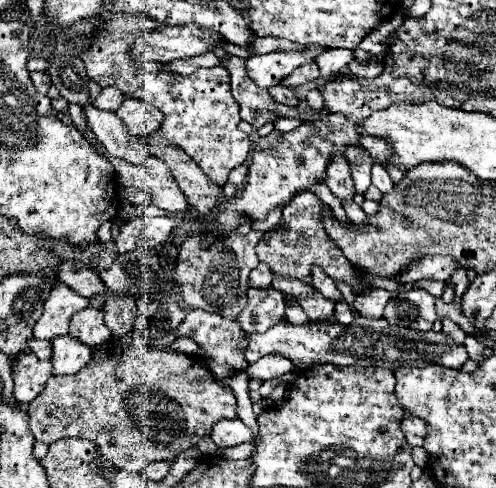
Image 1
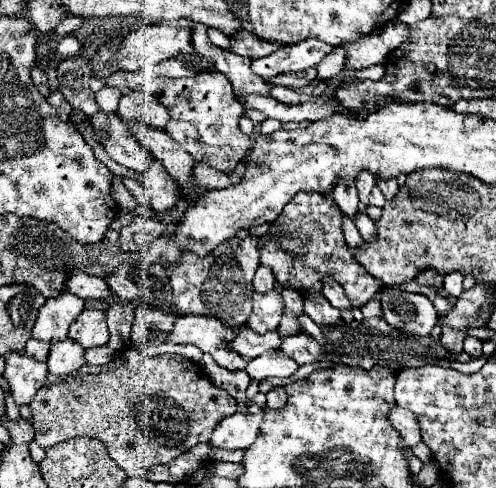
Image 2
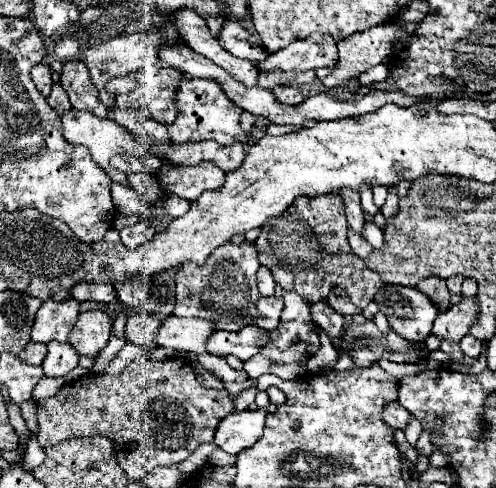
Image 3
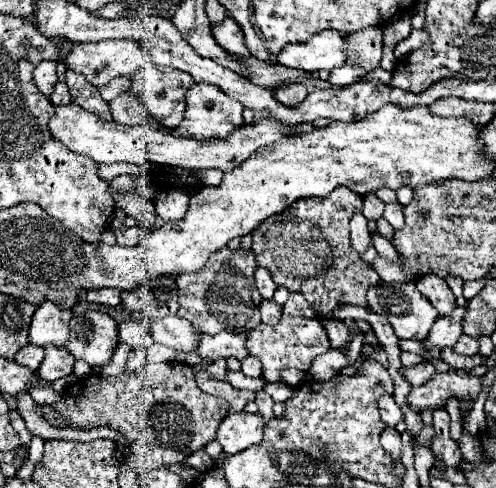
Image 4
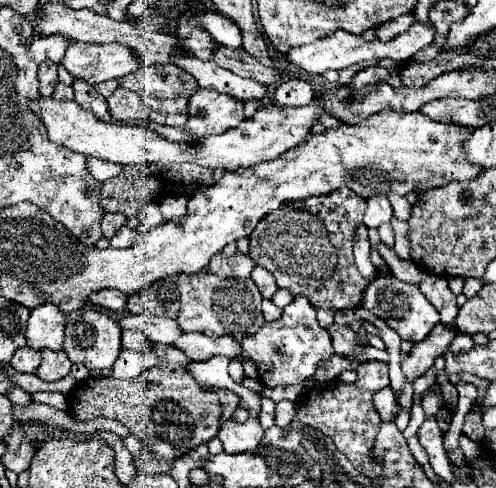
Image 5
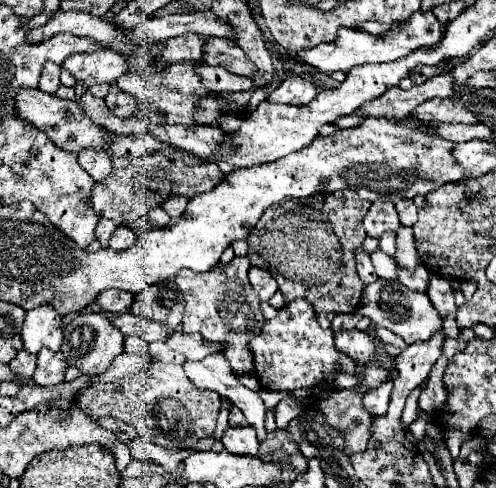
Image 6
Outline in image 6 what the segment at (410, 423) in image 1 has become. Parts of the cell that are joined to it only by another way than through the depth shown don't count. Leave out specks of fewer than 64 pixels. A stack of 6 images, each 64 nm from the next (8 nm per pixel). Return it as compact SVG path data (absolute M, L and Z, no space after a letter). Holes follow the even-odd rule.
M384 382L380 384L380 388L374 388L372 392L366 392L364 396L364 408L368 408L368 412L372 412L372 416L384 414L390 402L390 390L392 390L392 382Z

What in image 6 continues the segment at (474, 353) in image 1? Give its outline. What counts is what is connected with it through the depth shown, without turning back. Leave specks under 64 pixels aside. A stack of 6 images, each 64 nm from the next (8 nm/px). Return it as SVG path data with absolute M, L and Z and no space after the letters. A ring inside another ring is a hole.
M446 338L444 344L442 344L442 356L446 358L452 358L456 356L458 352L462 352L466 346L466 342L462 338Z

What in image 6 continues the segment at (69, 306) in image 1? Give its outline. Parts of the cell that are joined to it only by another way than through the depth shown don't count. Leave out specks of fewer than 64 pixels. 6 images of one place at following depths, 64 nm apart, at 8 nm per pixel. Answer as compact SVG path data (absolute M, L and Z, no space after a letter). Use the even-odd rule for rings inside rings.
M48 304L36 306L26 312L22 324L22 342L30 354L38 354L40 348L60 350L62 344L62 318Z

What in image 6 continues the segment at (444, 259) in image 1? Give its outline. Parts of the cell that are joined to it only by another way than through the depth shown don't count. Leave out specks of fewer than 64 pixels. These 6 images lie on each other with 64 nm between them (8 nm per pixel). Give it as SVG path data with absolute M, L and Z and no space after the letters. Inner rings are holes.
M432 276L430 286L428 286L428 296L430 296L434 308L442 316L444 334L446 336L458 336L460 334L460 330L456 326L456 310L458 310L458 306L454 304L454 296L452 296L450 282L446 278Z

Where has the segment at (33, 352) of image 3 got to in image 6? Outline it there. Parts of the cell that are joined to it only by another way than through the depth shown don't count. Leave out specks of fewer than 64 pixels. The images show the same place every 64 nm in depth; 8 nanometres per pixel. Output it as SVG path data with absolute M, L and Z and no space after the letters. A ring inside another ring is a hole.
M20 350L18 356L8 366L10 366L12 374L20 378L20 382L28 380L28 378L32 378L34 368L36 368L36 356L30 354L30 352L26 352L26 350Z

